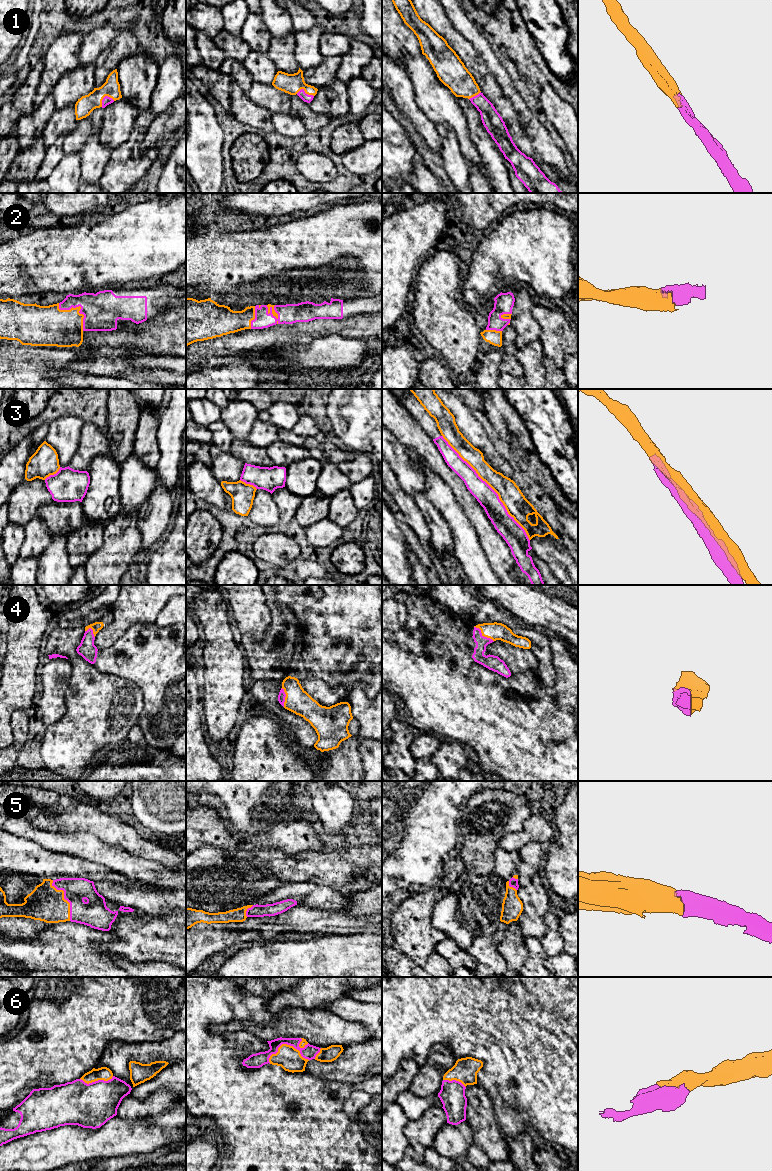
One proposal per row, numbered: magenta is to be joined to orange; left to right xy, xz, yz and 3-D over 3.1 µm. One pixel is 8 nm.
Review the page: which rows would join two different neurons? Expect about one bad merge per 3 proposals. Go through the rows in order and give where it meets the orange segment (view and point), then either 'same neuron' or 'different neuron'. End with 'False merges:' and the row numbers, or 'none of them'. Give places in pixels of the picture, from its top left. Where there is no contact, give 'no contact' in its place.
1: meets orange in xy at (104, 96); same neuron
2: meets orange in xy at (79, 306); same neuron
3: meets orange in yz at (491, 487); different neuron
4: meets orange in yz at (483, 635); same neuron
5: meets orange in xy at (63, 898); same neuron
6: meets orange in xz at (288, 1045); same neuron
False merges: 3

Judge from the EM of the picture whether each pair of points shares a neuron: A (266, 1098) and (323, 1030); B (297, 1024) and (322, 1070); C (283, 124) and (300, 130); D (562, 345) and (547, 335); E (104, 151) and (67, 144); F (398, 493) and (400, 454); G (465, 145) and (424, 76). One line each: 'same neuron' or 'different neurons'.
A: different neurons
B: different neurons
C: same neuron
D: same neuron
E: different neurons
F: different neurons
G: same neuron

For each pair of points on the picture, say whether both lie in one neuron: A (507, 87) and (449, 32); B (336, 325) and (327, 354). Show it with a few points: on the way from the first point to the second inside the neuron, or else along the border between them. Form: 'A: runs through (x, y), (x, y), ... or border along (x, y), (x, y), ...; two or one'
A: border along (479, 53), (504, 93); two
B: border along (338, 335), (319, 337), (311, 344); two

